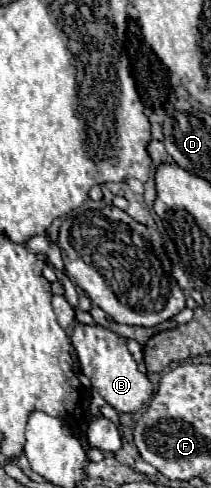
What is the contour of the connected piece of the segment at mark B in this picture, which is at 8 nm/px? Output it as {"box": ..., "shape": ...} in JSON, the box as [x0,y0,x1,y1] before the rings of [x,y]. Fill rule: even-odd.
{"box":[71,323,153,413],"shape":[[[77,323],[71,335],[71,345],[75,347],[83,375],[89,377],[91,385],[99,391],[99,395],[119,413],[135,413],[143,407],[145,401],[151,399],[153,385],[149,383],[147,375],[137,369],[137,363],[127,351],[127,341],[123,337],[101,325]]]}

